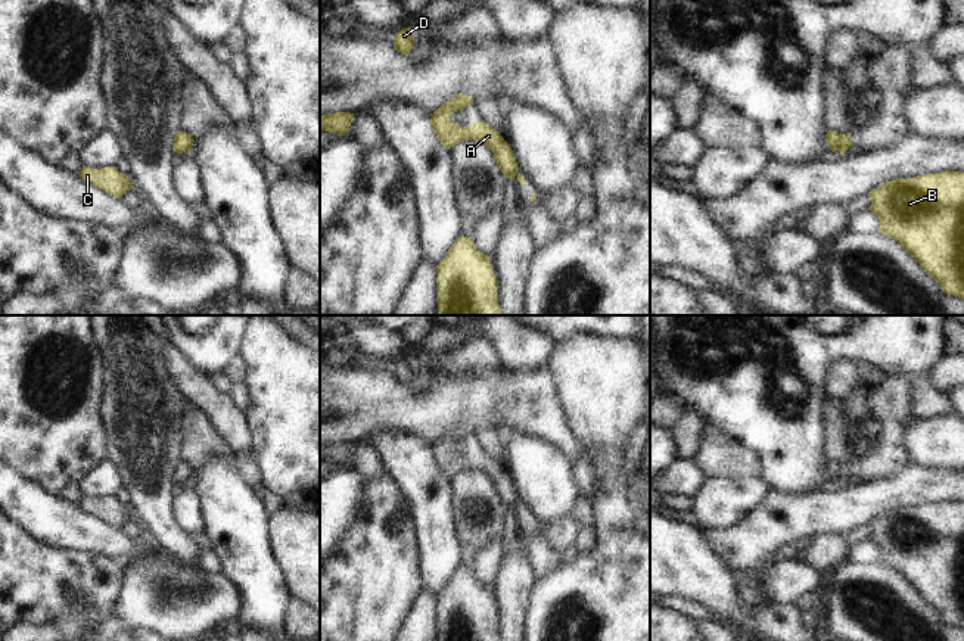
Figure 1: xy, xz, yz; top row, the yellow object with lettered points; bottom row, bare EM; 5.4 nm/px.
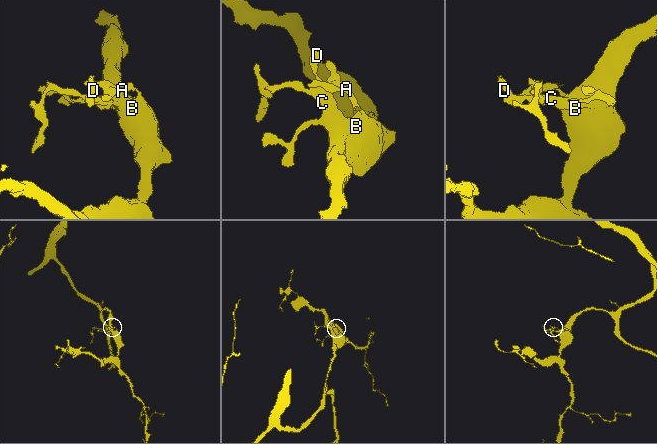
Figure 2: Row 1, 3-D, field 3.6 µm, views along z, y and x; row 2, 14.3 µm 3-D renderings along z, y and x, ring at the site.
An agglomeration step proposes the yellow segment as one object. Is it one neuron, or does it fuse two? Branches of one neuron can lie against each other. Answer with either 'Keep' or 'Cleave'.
Cleave.

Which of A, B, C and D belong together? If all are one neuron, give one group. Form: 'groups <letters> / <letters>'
groups A / B C D

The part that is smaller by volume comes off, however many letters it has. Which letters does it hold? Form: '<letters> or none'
A

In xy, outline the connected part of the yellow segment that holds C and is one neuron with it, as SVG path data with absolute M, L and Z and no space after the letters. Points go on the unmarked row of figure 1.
M84 497L78 504L85 513L118 529L133 517L128 505L119 502L115 497L100 500Z

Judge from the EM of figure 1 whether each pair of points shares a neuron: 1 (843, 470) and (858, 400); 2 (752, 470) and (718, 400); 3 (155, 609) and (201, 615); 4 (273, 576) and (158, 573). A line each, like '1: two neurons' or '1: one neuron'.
1: two neurons
2: two neurons
3: one neuron
4: two neurons

